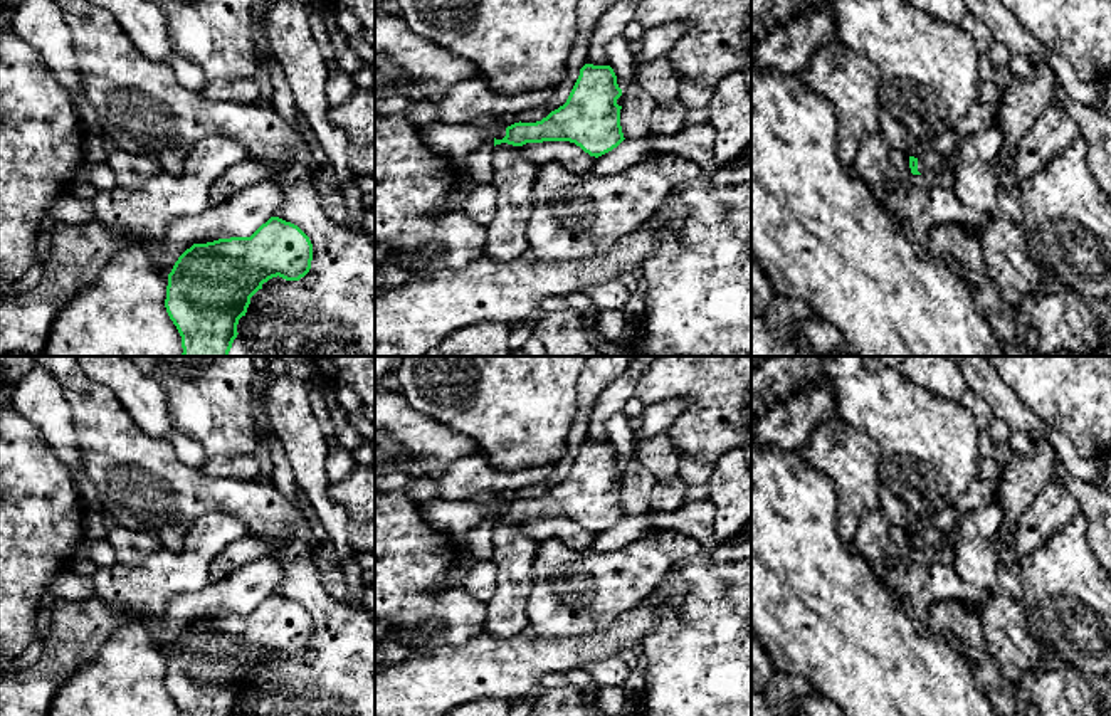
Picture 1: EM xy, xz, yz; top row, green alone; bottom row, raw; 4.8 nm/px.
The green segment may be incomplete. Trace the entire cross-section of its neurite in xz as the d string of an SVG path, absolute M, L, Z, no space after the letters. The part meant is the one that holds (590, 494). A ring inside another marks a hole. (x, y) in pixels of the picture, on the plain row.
M585 440L563 482L551 487L541 498L514 499L506 504L503 516L494 514L491 560L498 566L498 585L494 595L486 602L487 619L484 634L499 640L519 635L523 627L529 624L526 600L534 582L533 565L538 543L524 533L523 523L526 519L570 518L595 534L612 528L625 516L620 503L622 482L617 481L620 472L622 466L610 442Z

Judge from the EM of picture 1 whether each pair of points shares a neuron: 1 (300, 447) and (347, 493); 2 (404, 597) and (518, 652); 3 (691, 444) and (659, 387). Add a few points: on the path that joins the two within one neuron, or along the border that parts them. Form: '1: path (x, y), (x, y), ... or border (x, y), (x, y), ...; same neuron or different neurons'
1: border (331, 483), (330, 494), (343, 508), (347, 520); different neurons
2: border (483, 631), (459, 644), (442, 647); different neurons
3: path (711, 422), (711, 407), (691, 387), (681, 387); same neuron

